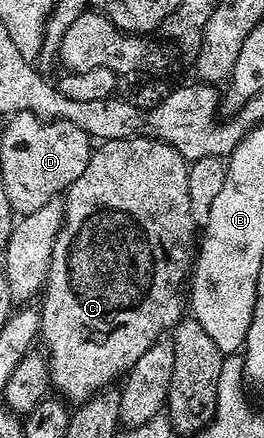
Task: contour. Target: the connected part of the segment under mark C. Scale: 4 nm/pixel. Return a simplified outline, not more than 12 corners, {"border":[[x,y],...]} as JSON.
{"border":[[105,140],[39,302],[52,389],[112,387],[187,310],[189,162]]}

